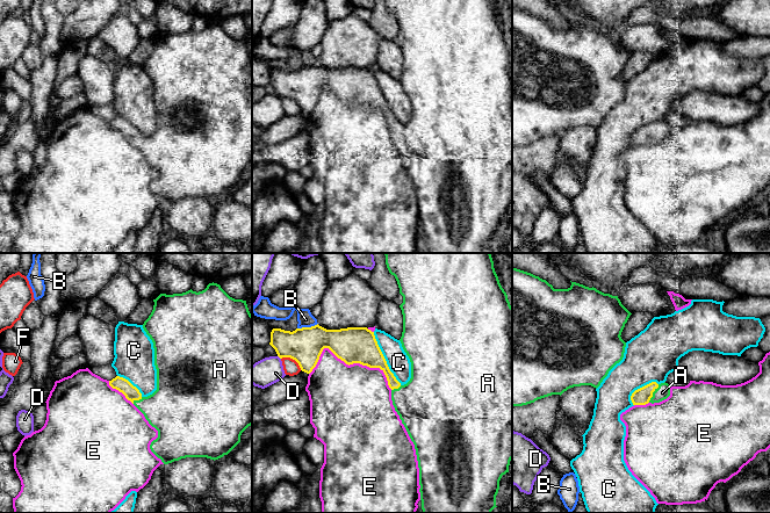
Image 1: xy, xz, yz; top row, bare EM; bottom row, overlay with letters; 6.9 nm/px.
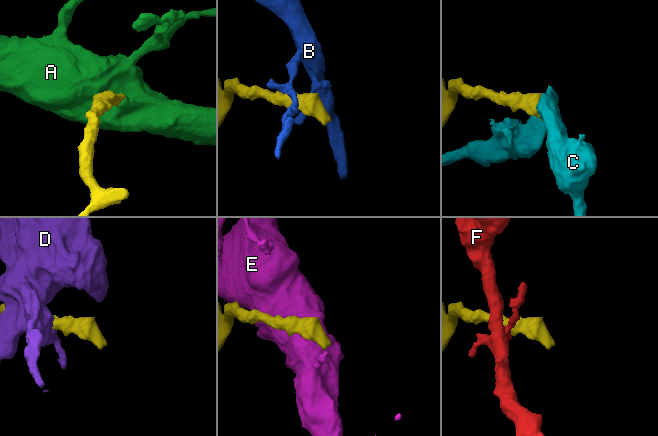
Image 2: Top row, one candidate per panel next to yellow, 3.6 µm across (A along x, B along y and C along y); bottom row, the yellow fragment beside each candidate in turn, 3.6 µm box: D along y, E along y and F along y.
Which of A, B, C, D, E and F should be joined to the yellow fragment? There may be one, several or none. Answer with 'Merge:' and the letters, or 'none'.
Merge: A

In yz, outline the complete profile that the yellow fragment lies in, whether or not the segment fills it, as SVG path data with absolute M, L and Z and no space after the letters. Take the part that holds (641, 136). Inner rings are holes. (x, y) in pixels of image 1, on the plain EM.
M652 122L638 130L635 130L631 140L633 145L646 145L648 143L660 143L670 136L670 125L668 123L657 124Z

